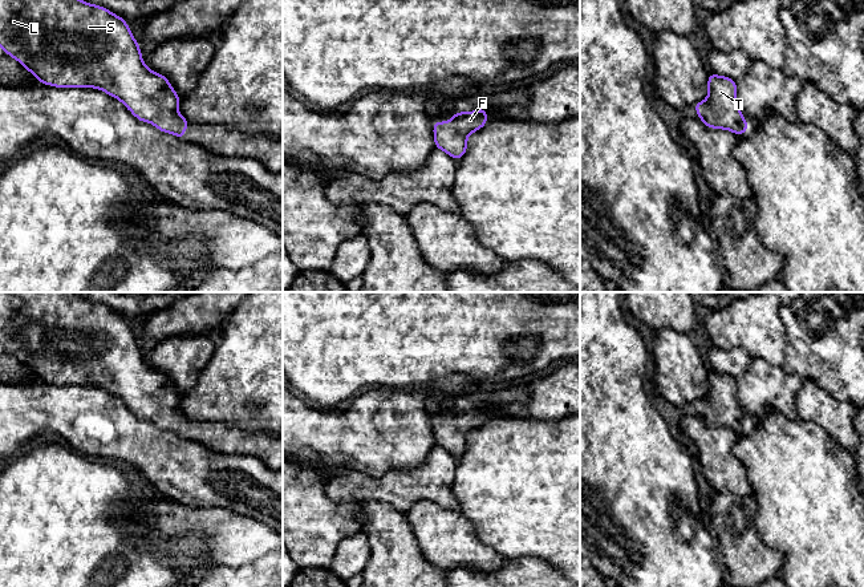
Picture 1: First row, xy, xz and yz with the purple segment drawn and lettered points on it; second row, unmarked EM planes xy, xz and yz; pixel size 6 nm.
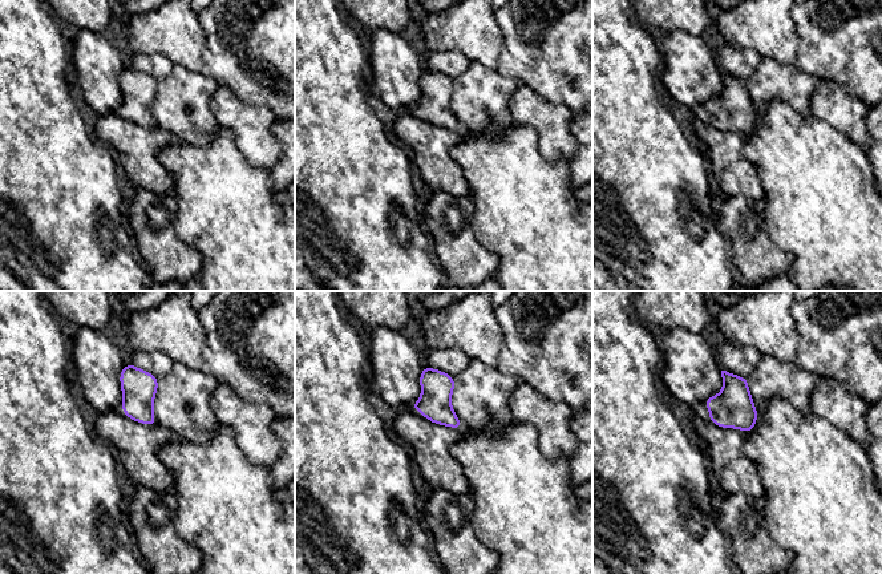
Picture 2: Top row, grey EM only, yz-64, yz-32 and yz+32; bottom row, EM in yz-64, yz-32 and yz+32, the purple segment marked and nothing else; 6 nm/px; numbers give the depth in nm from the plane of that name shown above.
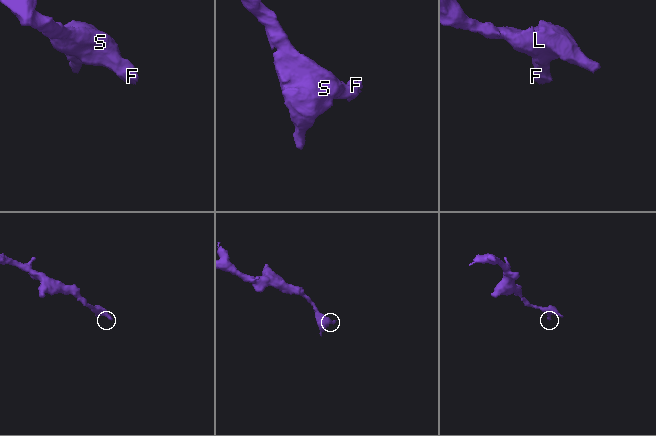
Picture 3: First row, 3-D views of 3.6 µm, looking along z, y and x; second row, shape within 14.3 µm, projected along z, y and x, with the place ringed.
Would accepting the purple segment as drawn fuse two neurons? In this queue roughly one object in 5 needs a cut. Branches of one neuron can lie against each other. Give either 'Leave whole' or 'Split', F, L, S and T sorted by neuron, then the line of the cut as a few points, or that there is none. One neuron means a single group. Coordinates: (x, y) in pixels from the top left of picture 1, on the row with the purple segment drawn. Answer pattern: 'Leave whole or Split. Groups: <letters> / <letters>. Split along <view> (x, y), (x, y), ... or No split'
Leave whole. Groups: F L S T. No split

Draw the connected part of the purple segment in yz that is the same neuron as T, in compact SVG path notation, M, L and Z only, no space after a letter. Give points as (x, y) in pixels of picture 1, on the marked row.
M709 73L707 88L706 100L693 105L698 118L709 129L723 129L743 135L749 124L737 104L737 81Z

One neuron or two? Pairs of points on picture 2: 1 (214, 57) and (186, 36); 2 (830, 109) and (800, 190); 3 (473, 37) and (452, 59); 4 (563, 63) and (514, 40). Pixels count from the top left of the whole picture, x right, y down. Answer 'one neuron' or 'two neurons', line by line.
1: two neurons
2: two neurons
3: two neurons
4: one neuron

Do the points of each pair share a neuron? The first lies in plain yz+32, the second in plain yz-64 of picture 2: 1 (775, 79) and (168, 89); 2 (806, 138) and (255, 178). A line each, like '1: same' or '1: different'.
1: same
2: same

